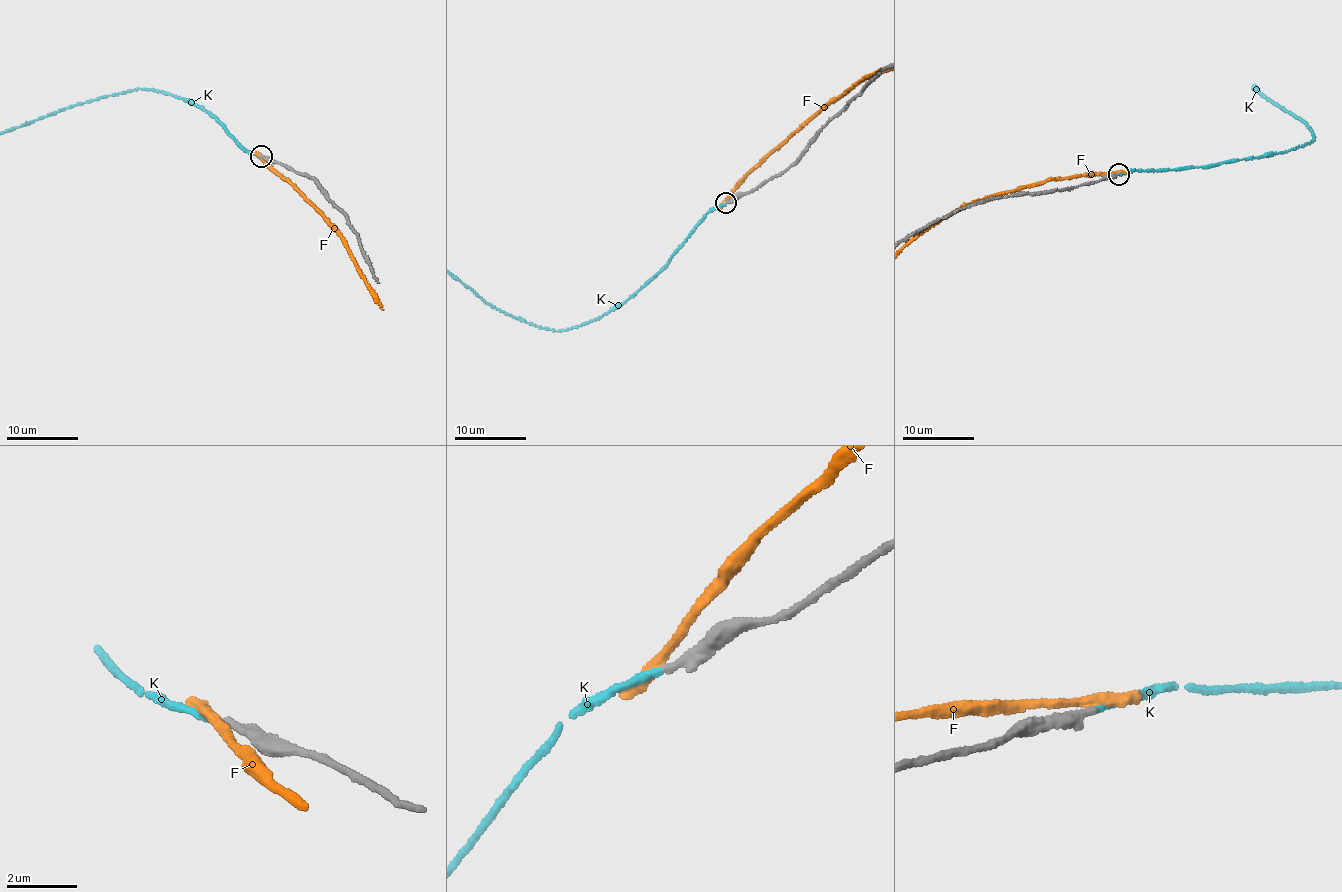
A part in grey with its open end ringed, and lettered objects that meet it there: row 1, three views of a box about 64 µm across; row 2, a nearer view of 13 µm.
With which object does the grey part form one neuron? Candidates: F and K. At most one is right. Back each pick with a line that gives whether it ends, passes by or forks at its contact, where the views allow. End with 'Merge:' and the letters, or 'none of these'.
K: it ends
Merge: K

